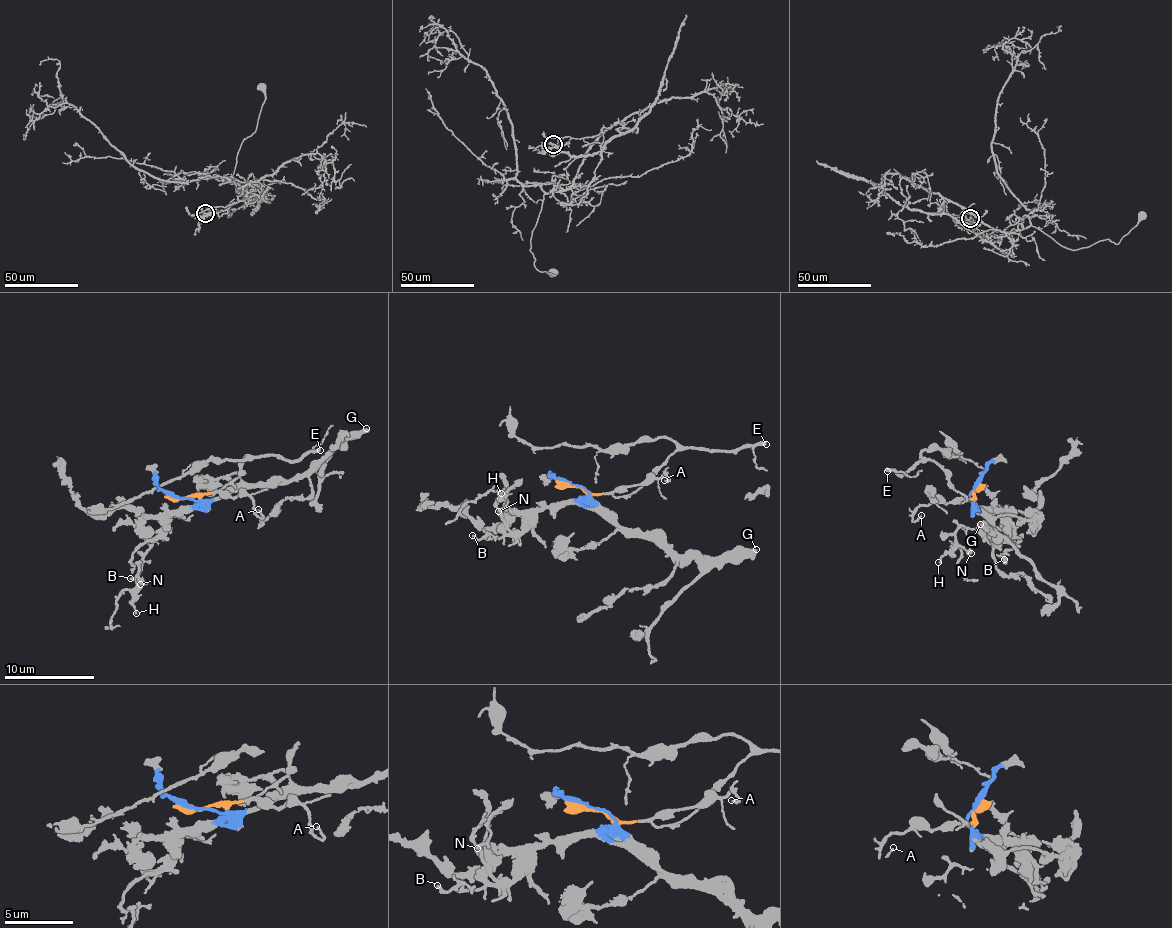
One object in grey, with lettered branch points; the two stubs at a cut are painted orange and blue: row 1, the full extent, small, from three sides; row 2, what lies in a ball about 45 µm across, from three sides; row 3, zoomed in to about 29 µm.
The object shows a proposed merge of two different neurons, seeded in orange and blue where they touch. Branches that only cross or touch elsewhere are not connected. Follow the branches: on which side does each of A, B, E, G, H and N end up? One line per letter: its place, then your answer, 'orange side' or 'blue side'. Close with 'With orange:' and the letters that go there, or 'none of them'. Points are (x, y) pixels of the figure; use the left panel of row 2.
A: place (258, 509); orange side
B: place (130, 578); blue side
E: place (320, 450); orange side
G: place (366, 428); blue side
H: place (136, 613); blue side
N: place (140, 584); blue side
With orange: A, E

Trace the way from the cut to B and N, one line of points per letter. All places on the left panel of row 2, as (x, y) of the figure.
B: (178, 497), (199, 501), (167, 518), (163, 532), (151, 548), (141, 571), (129, 578)
N: (178, 497), (199, 501), (167, 518), (165, 528), (132, 555), (130, 561), (138, 570), (139, 585)

